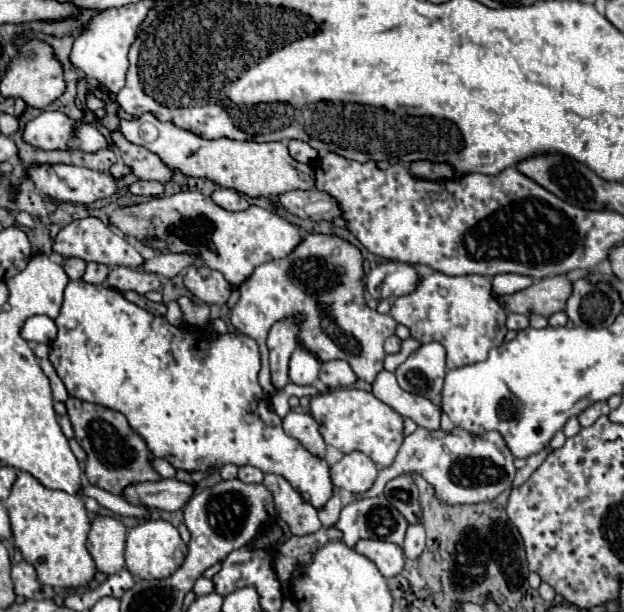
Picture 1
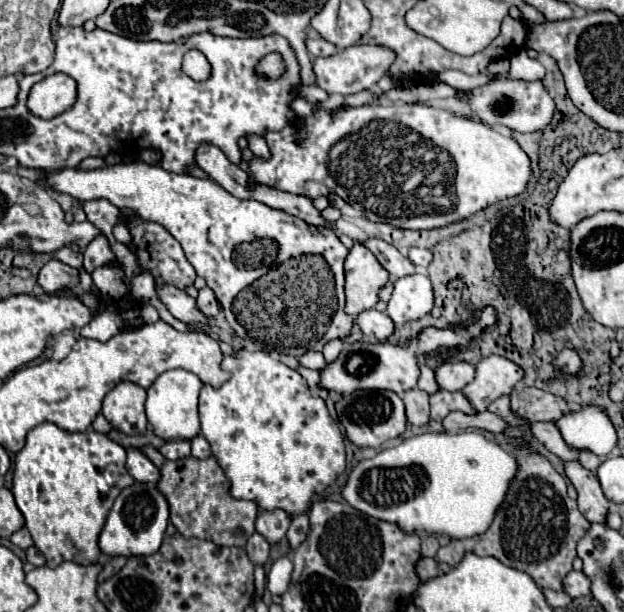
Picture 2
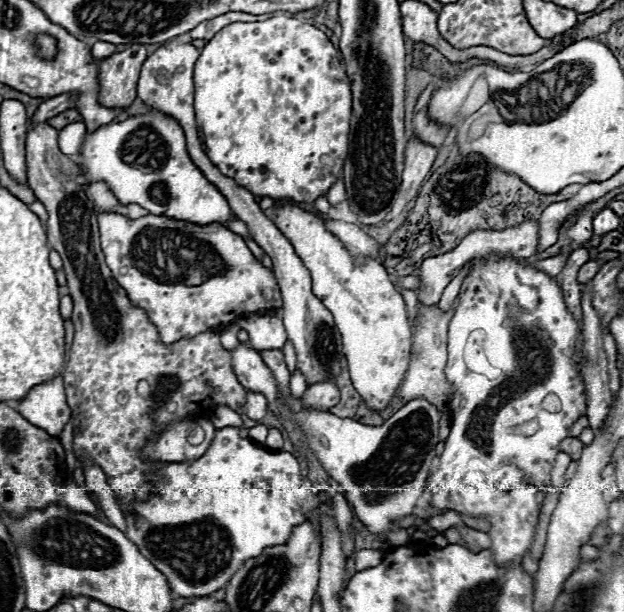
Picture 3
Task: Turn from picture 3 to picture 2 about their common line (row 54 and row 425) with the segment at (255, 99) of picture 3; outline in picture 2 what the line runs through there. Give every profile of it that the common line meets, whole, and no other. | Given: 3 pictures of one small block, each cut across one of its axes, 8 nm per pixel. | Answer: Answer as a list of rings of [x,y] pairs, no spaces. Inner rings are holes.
[[[240,340],[242,348],[237,352],[233,348],[233,354],[223,356],[221,362],[221,368],[224,370],[230,370],[230,380],[224,382],[220,388],[210,388],[210,386],[204,386],[202,392],[200,392],[200,404],[198,404],[198,412],[200,412],[200,432],[202,436],[208,440],[210,448],[212,448],[212,454],[214,458],[218,460],[230,488],[228,488],[228,494],[236,500],[250,500],[250,502],[256,502],[258,510],[284,510],[286,514],[290,516],[300,516],[300,514],[308,514],[310,512],[310,504],[312,504],[312,498],[320,492],[324,492],[328,486],[332,486],[336,482],[336,478],[344,472],[346,468],[346,448],[344,448],[344,440],[342,440],[342,434],[340,434],[340,428],[338,424],[332,420],[332,416],[328,414],[328,408],[326,408],[326,402],[320,398],[320,396],[314,396],[306,384],[306,380],[292,368],[288,368],[286,364],[282,364],[276,356],[270,355],[272,348],[266,348],[264,344],[260,342],[254,342],[254,340]]]

